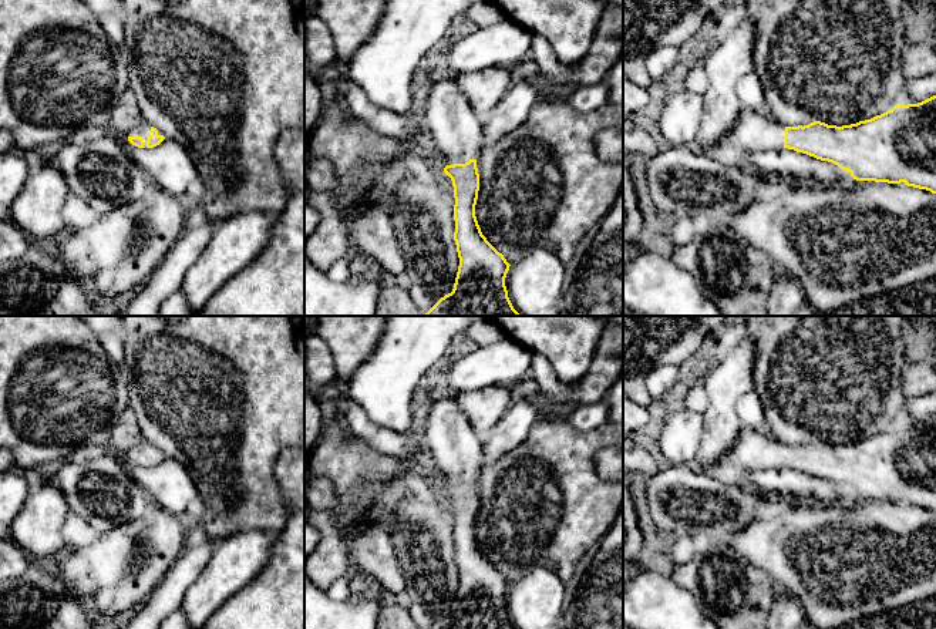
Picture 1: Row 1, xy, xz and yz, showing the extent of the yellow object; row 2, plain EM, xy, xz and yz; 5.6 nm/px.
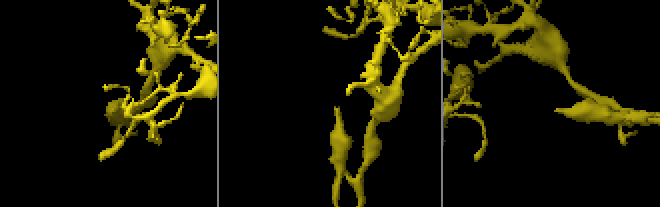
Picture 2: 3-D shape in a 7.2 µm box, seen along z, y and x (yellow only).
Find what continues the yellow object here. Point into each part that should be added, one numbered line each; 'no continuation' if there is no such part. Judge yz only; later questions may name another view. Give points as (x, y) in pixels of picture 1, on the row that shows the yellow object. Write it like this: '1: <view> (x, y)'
1: yz (753, 133)

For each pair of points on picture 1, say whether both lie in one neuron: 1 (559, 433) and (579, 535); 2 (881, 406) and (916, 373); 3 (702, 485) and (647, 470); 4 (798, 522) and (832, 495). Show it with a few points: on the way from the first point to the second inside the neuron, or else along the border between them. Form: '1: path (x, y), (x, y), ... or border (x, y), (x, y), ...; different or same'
1: path (559, 458), (568, 510); same
2: border (906, 365), (902, 370), (901, 400); different
3: border (657, 470), (645, 478); different
4: border (852, 497), (848, 501), (824, 507); different

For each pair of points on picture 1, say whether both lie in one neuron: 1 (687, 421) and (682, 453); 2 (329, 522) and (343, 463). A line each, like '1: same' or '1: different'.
1: same
2: same

